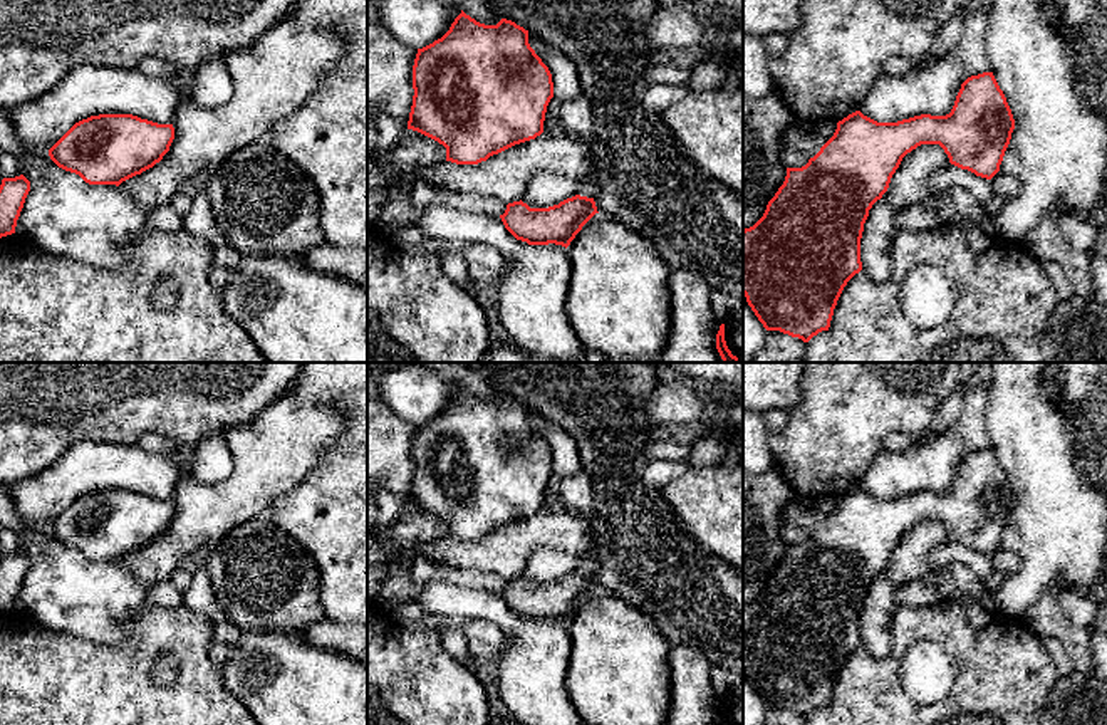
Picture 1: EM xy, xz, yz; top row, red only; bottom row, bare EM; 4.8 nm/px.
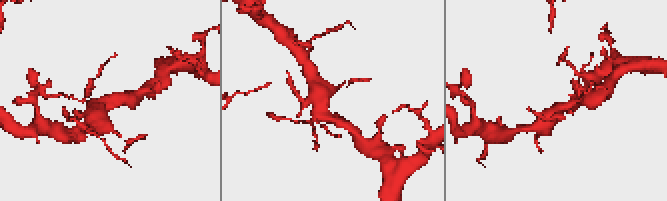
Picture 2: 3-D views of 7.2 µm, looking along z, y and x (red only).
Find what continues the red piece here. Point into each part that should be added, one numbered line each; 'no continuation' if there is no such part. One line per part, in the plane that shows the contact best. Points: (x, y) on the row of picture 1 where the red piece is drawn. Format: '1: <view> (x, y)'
1: yz (797, 135)

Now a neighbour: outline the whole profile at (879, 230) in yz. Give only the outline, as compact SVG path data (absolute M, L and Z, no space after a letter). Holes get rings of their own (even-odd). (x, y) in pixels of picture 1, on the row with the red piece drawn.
M877 200L869 210L860 238L862 270L877 284L891 279L894 258L892 243L896 238L896 208Z

